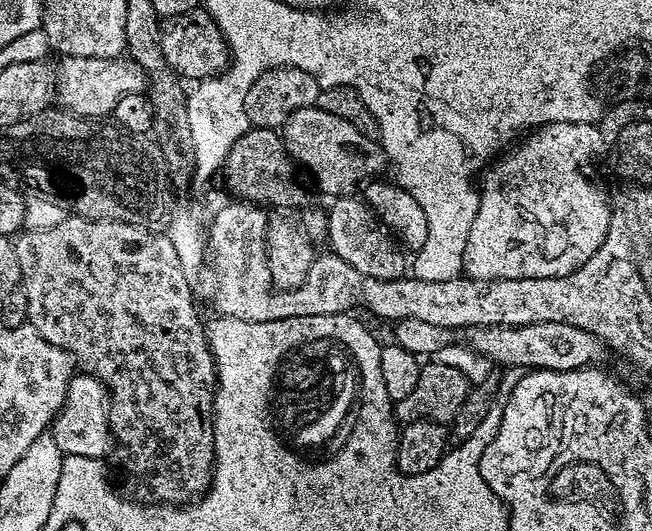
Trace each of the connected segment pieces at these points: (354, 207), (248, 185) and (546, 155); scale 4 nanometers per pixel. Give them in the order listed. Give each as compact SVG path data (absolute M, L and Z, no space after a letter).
M336 198L331 204L332 209L328 212L328 240L332 243L331 251L335 256L350 262L350 266L362 270L362 274L370 274L372 278L393 280L405 275L406 258L404 262L404 256L400 253L401 245L363 199Z
M249 127L243 134L237 135L234 146L224 157L223 172L225 186L239 201L259 206L274 204L278 210L292 210L288 208L304 208L312 200L311 194L300 185L296 177L297 165L285 150L283 139L275 128Z
M570 122L537 127L523 137L525 140L513 152L506 153L504 157L501 155L483 173L484 185L481 183L478 188L480 205L465 240L463 275L479 280L565 276L581 268L592 257L594 250L602 246L610 227L608 204L599 186L591 184L584 173L584 167L592 156L592 144L588 141L592 130L591 127Z

